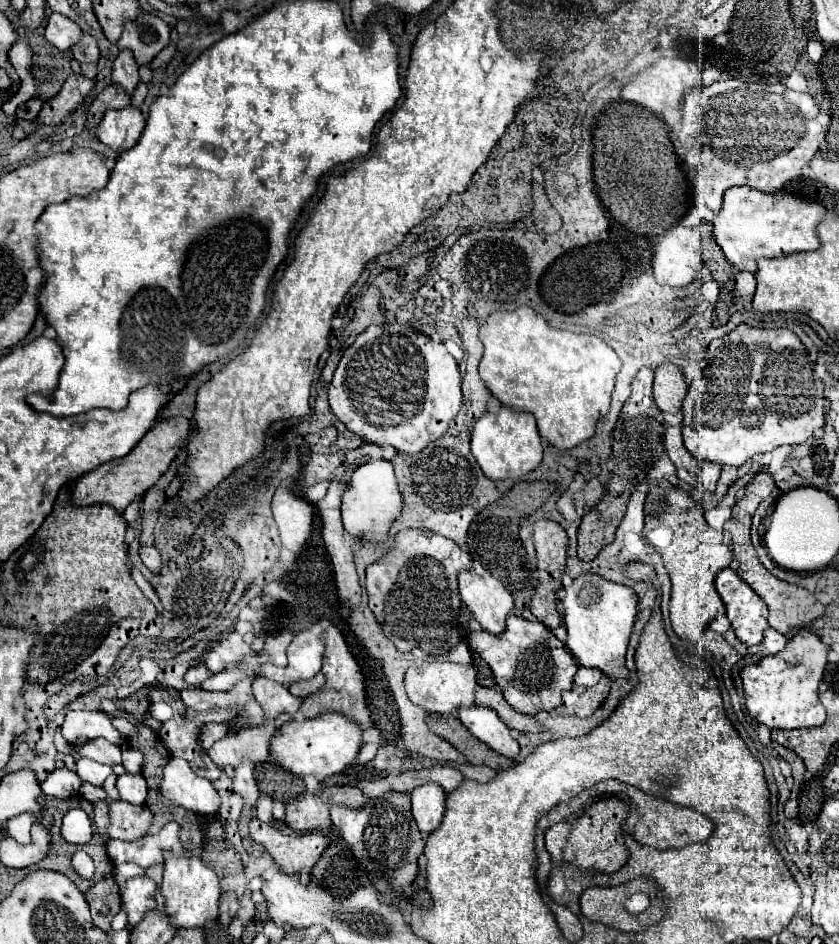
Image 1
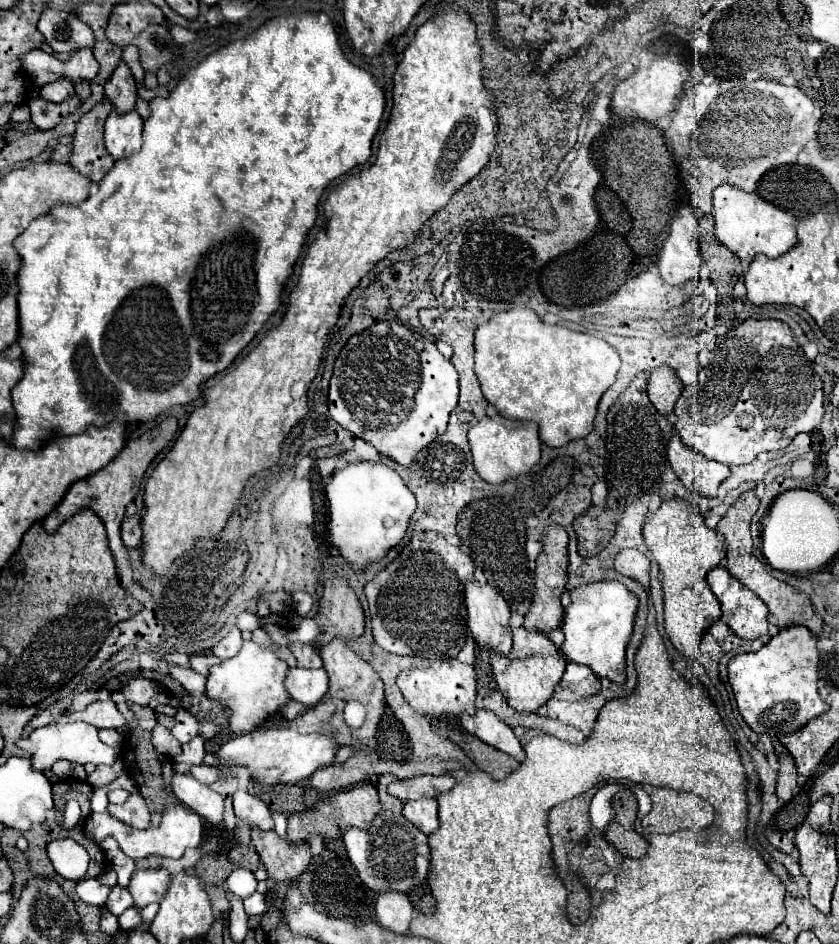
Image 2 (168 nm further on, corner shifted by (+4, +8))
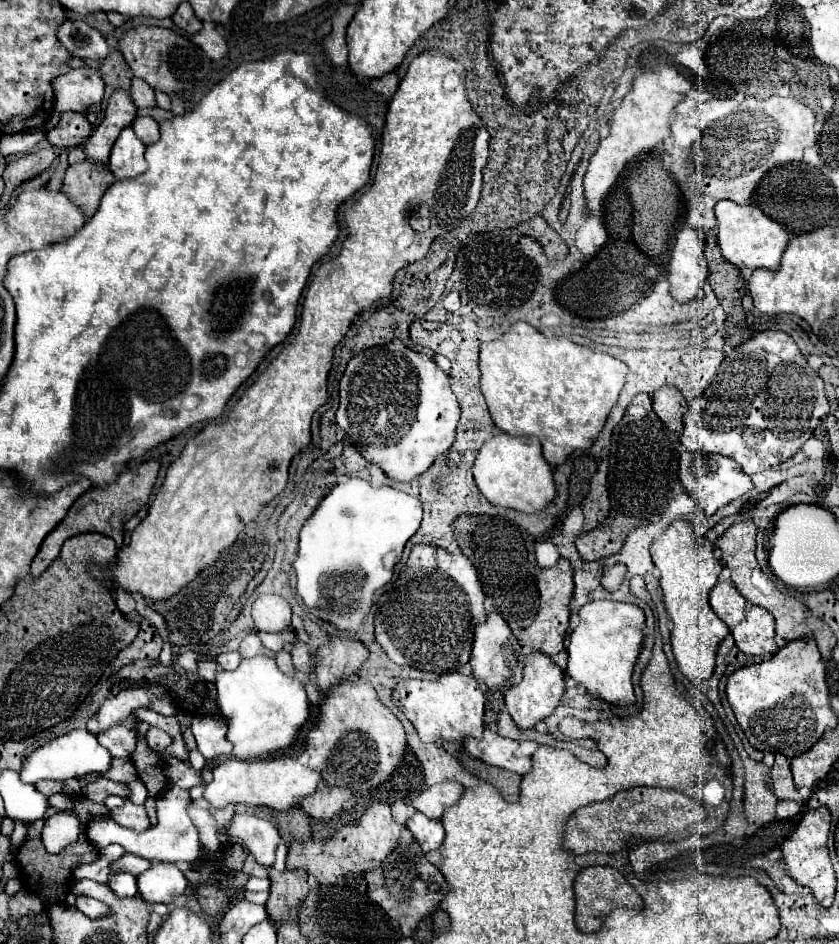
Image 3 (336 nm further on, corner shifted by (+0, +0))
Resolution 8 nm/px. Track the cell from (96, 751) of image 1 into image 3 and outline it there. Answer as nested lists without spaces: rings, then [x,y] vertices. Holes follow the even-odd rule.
[[[130,715],[122,725],[112,727],[106,733],[98,735],[98,741],[110,751],[112,757],[116,759],[130,757],[132,751],[136,749],[136,727],[138,727],[138,719]]]

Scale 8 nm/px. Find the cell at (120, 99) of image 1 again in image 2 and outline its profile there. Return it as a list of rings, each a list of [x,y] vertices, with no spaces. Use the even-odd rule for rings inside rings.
[[[106,99],[102,103],[98,103],[90,113],[86,113],[80,123],[78,123],[78,129],[76,129],[76,135],[74,135],[74,145],[72,145],[72,155],[70,155],[70,165],[82,173],[84,177],[92,179],[92,183],[100,183],[100,179],[112,169],[114,165],[114,159],[108,155],[106,147],[104,147],[104,121],[106,117],[110,115],[112,111],[112,105],[106,103]]]

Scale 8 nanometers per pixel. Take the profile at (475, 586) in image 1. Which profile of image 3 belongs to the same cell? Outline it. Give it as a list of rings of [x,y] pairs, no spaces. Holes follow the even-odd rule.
[[[490,611],[486,615],[486,621],[478,623],[474,629],[474,647],[470,655],[472,675],[486,683],[490,689],[508,687],[512,683],[518,683],[522,679],[522,667],[524,667],[524,655],[520,641],[512,635],[508,623],[498,611]]]

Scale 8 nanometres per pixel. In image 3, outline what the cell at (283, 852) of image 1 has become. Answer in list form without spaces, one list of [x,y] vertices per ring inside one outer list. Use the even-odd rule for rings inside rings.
[[[266,867],[270,877],[270,897],[266,901],[268,915],[276,921],[296,919],[298,901],[308,893],[308,873],[304,869],[284,869],[276,871],[274,867]]]

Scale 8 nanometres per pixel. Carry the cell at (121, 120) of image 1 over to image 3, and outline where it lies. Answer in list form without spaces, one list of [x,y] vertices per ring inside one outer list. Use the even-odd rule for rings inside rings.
[[[132,127],[122,129],[120,137],[116,139],[108,167],[114,173],[116,179],[128,179],[142,175],[146,171],[146,159],[144,159],[146,145],[136,137]]]

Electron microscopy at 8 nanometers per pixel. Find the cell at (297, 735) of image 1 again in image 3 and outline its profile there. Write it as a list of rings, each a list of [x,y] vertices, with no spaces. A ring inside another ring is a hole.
[[[272,755],[266,759],[226,759],[218,767],[214,767],[214,779],[204,789],[204,799],[212,807],[224,805],[264,805],[278,811],[286,811],[296,805],[302,797],[316,791],[320,783],[320,771],[312,771],[308,767],[306,757],[288,757],[288,755]]]

